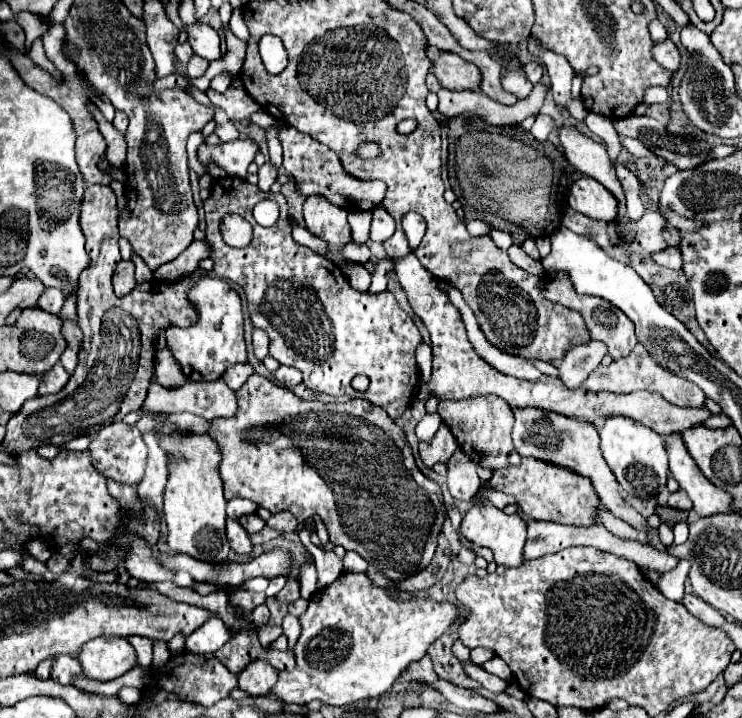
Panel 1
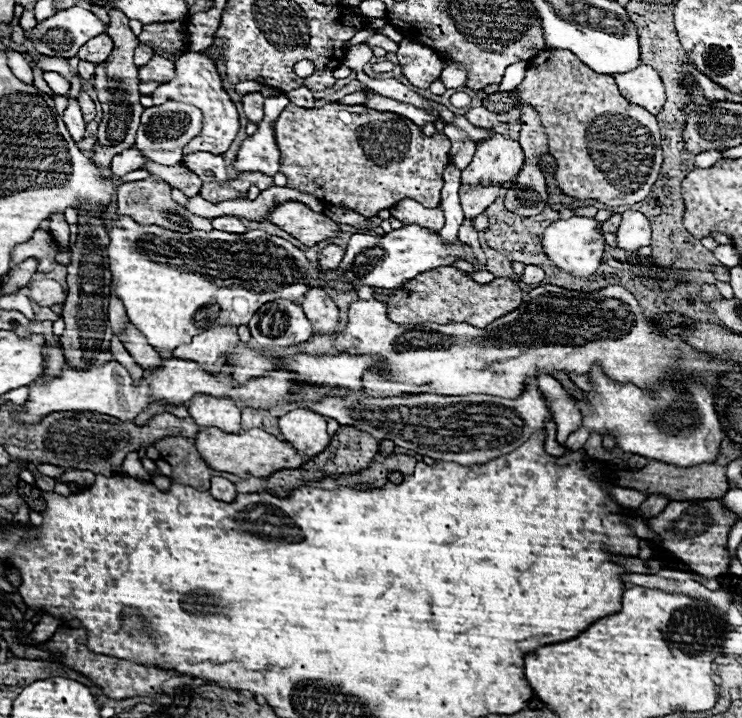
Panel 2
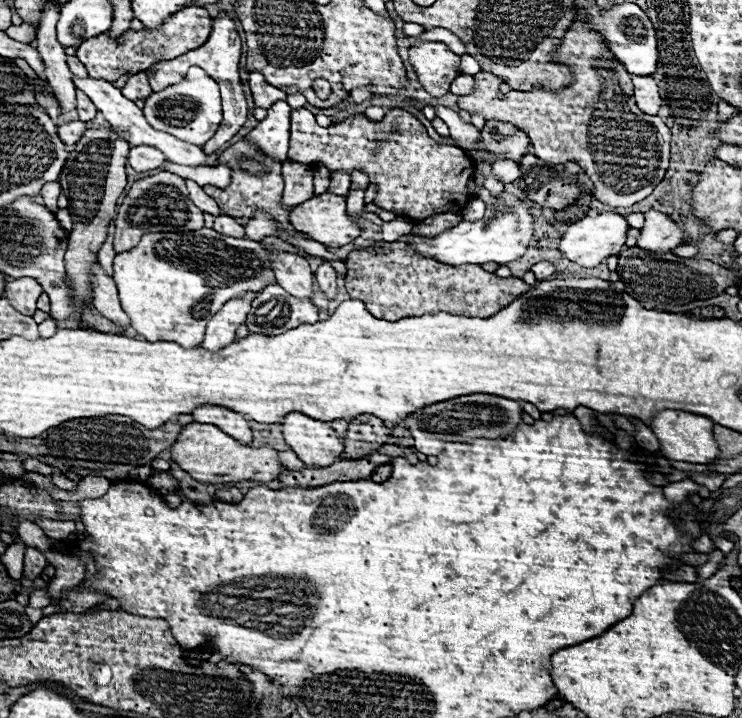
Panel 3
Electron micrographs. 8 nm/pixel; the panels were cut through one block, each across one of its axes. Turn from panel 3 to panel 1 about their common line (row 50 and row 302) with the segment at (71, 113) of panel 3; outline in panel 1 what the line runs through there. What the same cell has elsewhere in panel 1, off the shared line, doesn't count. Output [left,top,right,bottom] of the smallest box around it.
[38,288,66,314]

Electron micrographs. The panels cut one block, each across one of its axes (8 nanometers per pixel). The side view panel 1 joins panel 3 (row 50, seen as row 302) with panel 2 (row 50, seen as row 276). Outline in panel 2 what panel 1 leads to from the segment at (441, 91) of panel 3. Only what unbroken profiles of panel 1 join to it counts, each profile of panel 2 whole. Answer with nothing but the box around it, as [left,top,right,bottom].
[398,40,444,90]

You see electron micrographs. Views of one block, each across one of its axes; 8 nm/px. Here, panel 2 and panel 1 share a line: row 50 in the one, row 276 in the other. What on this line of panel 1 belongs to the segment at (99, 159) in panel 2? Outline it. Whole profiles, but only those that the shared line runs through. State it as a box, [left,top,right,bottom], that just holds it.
[112,260,136,296]

